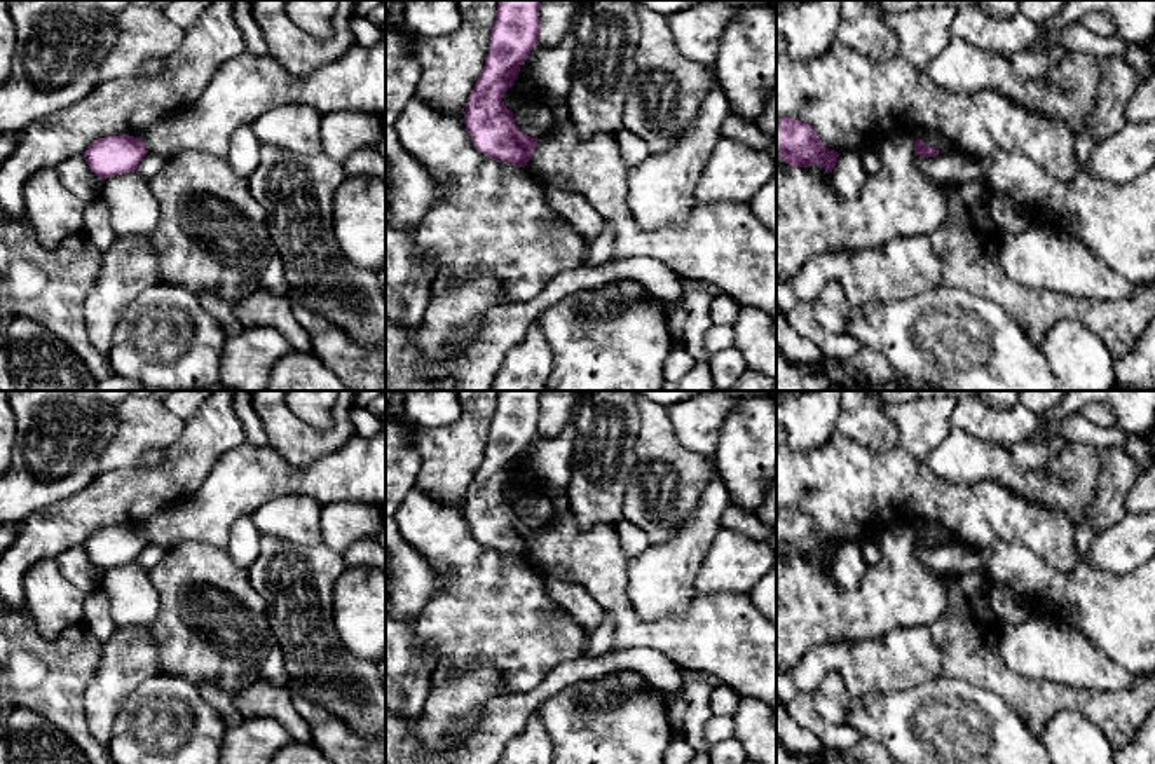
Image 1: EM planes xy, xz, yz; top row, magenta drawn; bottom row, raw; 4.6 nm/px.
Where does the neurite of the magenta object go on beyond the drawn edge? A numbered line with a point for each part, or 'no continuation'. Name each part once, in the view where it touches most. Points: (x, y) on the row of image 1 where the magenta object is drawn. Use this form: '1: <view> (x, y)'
no continuation

